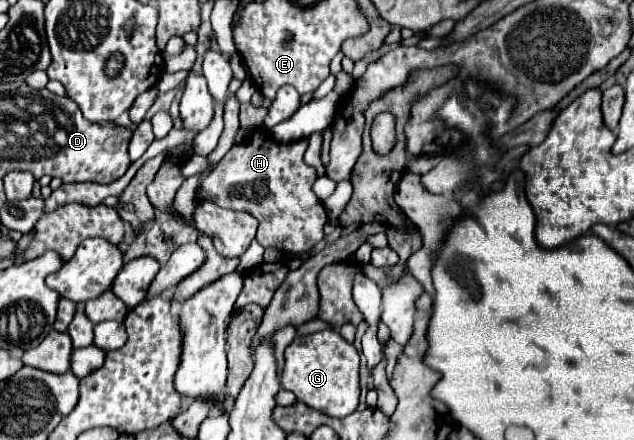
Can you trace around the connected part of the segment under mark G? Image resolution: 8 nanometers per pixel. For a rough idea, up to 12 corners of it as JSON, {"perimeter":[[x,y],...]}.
{"perimeter":[[324,329],[286,347],[280,383],[338,419],[356,411],[360,357]]}

